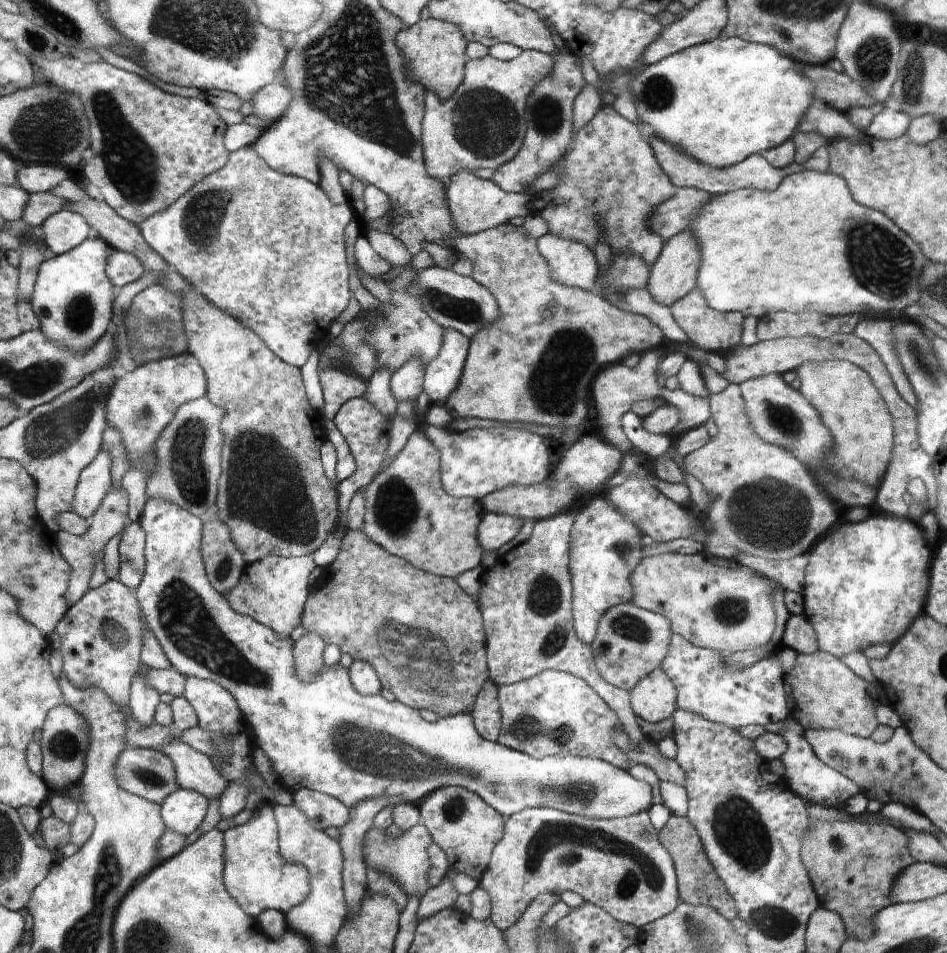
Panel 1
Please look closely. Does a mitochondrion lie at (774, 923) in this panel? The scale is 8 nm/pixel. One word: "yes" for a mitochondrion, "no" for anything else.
yes

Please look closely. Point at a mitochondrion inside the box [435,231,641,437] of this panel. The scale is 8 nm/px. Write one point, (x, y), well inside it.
(552, 386)

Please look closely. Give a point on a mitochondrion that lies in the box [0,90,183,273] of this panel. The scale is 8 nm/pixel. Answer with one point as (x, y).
(50, 128)

